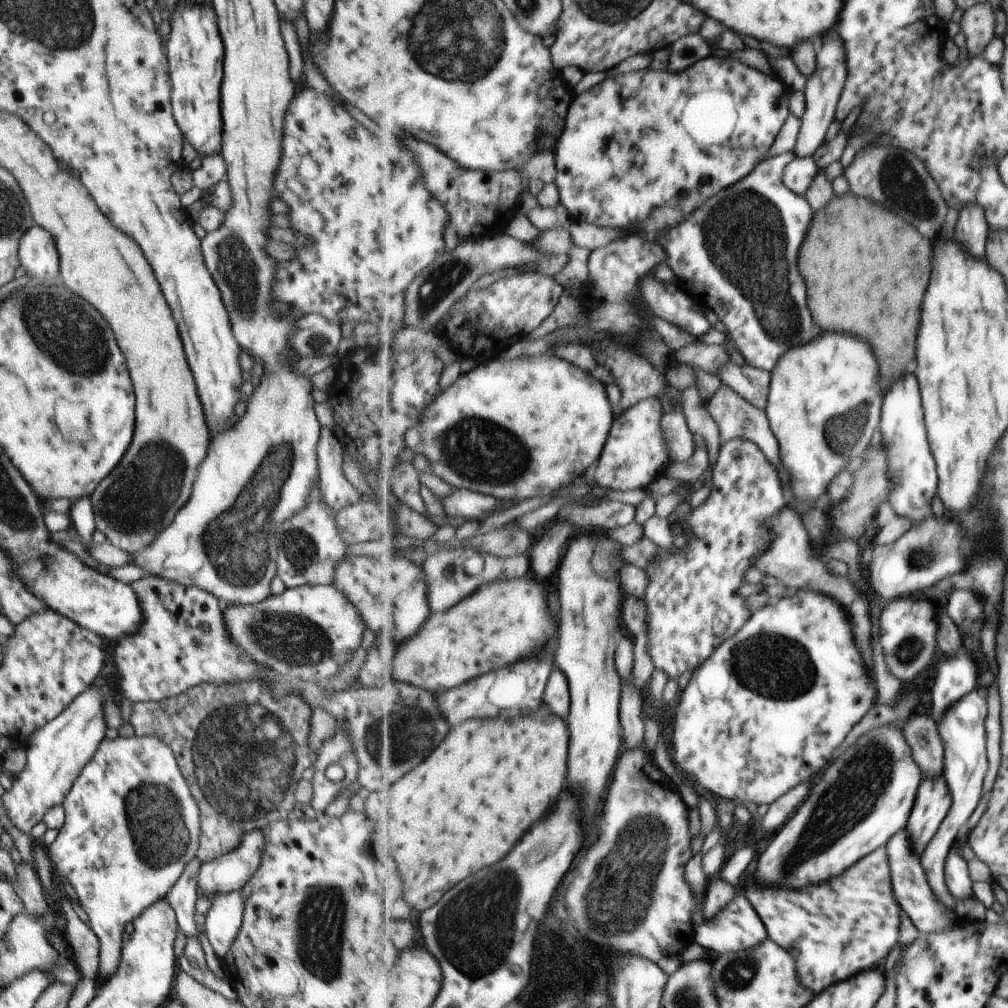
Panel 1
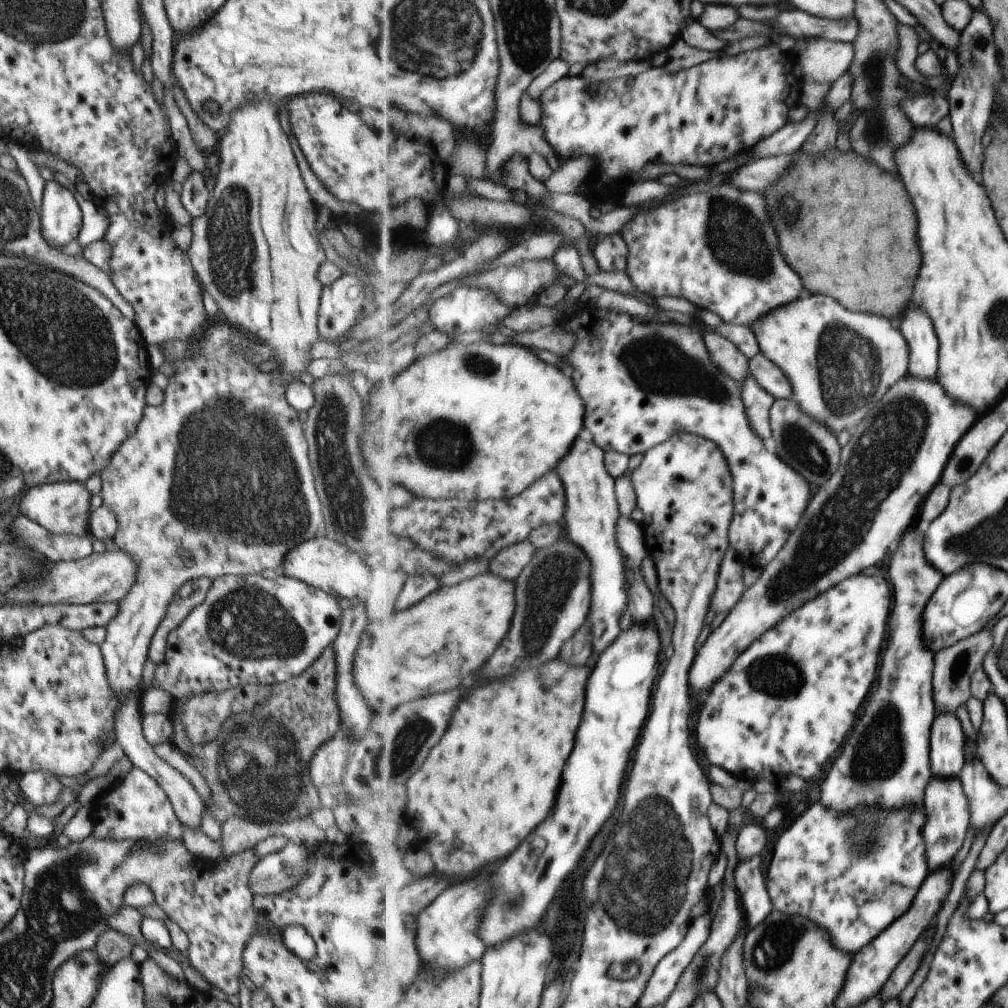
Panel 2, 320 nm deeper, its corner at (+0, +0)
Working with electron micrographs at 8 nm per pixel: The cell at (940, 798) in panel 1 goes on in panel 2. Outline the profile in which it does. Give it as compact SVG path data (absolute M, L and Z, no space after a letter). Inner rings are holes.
M938 714L937 724L933 726L932 742L932 773L938 777L951 778L960 776L963 767L968 761L966 759L966 740L961 720L953 714Z

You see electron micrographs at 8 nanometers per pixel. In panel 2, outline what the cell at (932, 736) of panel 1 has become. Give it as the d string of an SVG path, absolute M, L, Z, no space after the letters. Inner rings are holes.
M989 630L979 632L977 636L971 636L967 640L960 640L952 647L943 648L936 654L937 664L935 666L935 688L934 699L939 712L957 712L959 706L967 703L973 697L972 678L975 670L983 666L983 660L987 652L992 649L994 640L993 634Z

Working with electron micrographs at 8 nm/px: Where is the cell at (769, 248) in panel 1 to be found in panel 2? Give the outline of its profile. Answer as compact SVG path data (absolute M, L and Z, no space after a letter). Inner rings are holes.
M721 183L720 185L712 185L711 188L705 192L689 192L683 196L675 196L663 204L657 204L657 208L653 206L651 210L639 212L625 228L623 228L623 238L629 242L631 248L631 264L629 264L629 276L633 278L635 286L639 292L647 292L653 294L657 298L663 296L677 296L677 298L687 298L689 302L693 302L697 308L714 312L718 314L725 323L735 323L738 325L752 326L768 314L769 311L779 308L780 306L792 303L794 300L800 298L803 294L803 282L799 278L799 274L785 262L781 250L779 250L779 236L773 228L771 216L767 214L766 198L760 191L742 191L736 189L729 184Z

